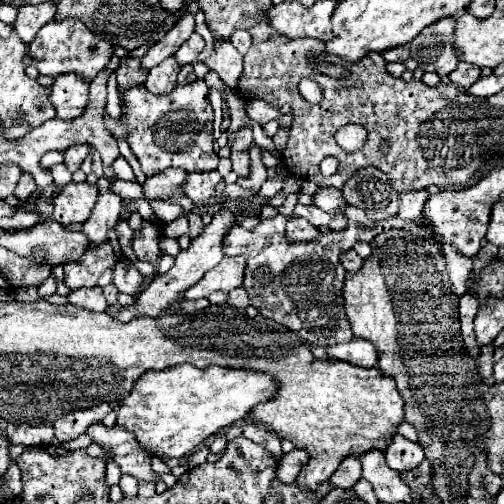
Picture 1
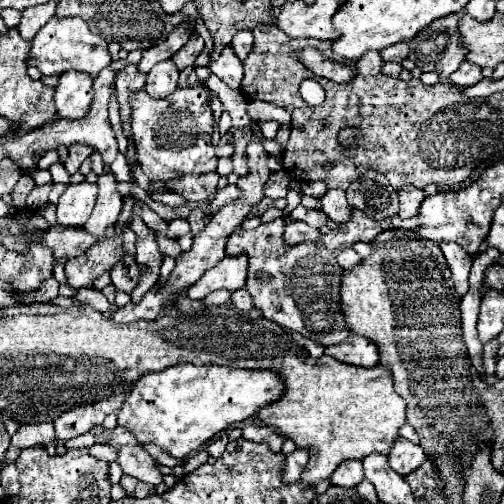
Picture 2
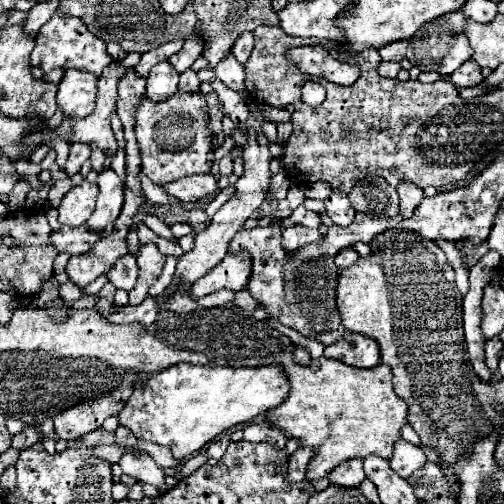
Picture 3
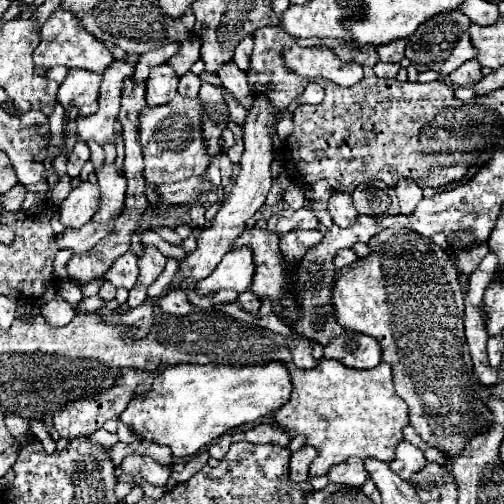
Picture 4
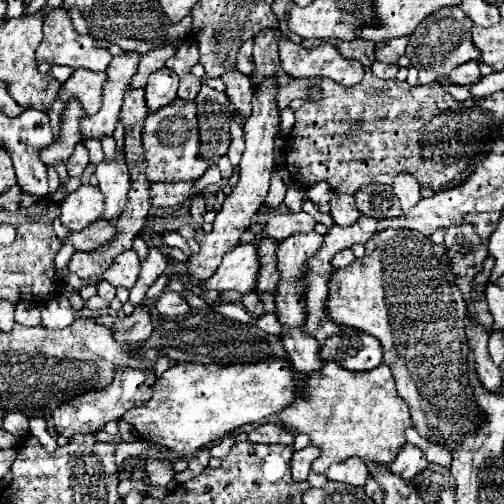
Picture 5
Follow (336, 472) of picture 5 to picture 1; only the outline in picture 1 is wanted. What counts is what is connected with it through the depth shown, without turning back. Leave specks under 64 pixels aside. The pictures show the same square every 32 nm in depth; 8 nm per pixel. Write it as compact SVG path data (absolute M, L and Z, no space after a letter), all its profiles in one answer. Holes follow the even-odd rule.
M344 458L336 472L330 476L330 484L334 488L352 488L362 478L360 460L356 458Z

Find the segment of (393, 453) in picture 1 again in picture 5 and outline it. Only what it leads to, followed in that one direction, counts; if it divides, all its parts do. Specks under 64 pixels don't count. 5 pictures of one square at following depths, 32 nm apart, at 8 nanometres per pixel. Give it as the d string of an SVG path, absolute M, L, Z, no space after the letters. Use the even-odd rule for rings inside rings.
M404 444L402 450L398 452L396 460L390 464L390 470L404 480L412 480L420 472L424 472L426 466L428 466L428 460L426 460L424 452L412 444Z

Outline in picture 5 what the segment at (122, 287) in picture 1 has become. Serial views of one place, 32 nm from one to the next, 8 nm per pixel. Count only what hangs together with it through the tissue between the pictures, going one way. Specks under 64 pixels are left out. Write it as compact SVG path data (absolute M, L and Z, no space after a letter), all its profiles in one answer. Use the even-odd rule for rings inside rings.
M134 250L122 252L114 258L114 264L104 272L104 280L108 280L112 286L124 286L132 288L136 282L136 276L140 271L140 260Z

